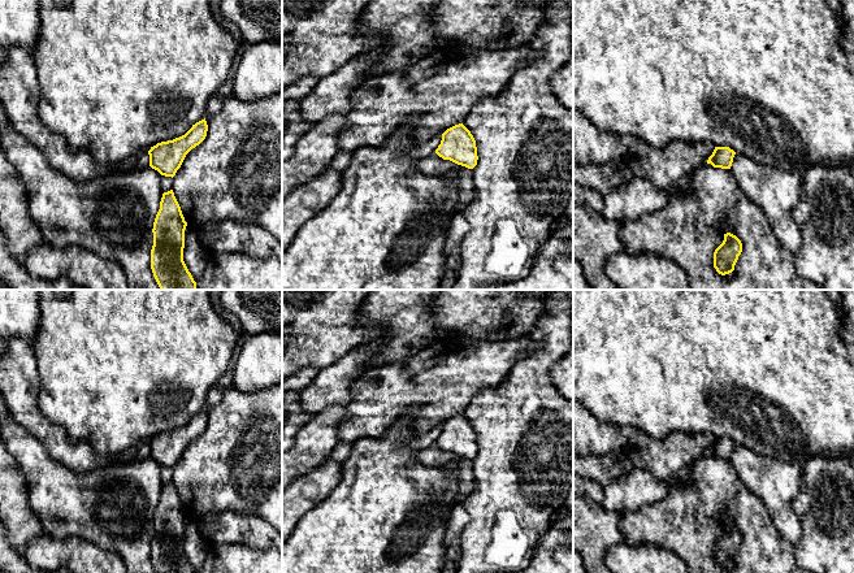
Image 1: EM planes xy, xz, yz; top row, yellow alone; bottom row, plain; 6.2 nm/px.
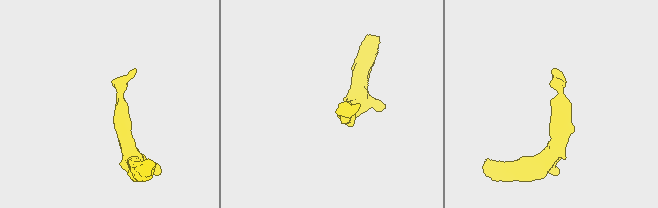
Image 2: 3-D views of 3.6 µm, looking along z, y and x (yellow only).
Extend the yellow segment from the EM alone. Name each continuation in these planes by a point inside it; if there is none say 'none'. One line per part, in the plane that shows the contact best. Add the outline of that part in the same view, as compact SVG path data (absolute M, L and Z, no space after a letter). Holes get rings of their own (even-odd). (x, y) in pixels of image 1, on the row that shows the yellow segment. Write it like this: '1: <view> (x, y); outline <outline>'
none

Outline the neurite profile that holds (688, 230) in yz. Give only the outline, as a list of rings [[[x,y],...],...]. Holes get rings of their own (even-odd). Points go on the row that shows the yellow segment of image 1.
[[[707,162],[694,172],[693,191],[690,194],[669,191],[668,203],[663,209],[623,222],[620,240],[627,253],[653,253],[673,261],[685,272],[692,290],[825,290],[797,274],[796,255],[777,242],[764,213],[740,190],[732,172],[714,168]],[[727,233],[736,235],[741,240],[742,252],[734,270],[721,275],[714,268],[714,252],[723,243]]]

